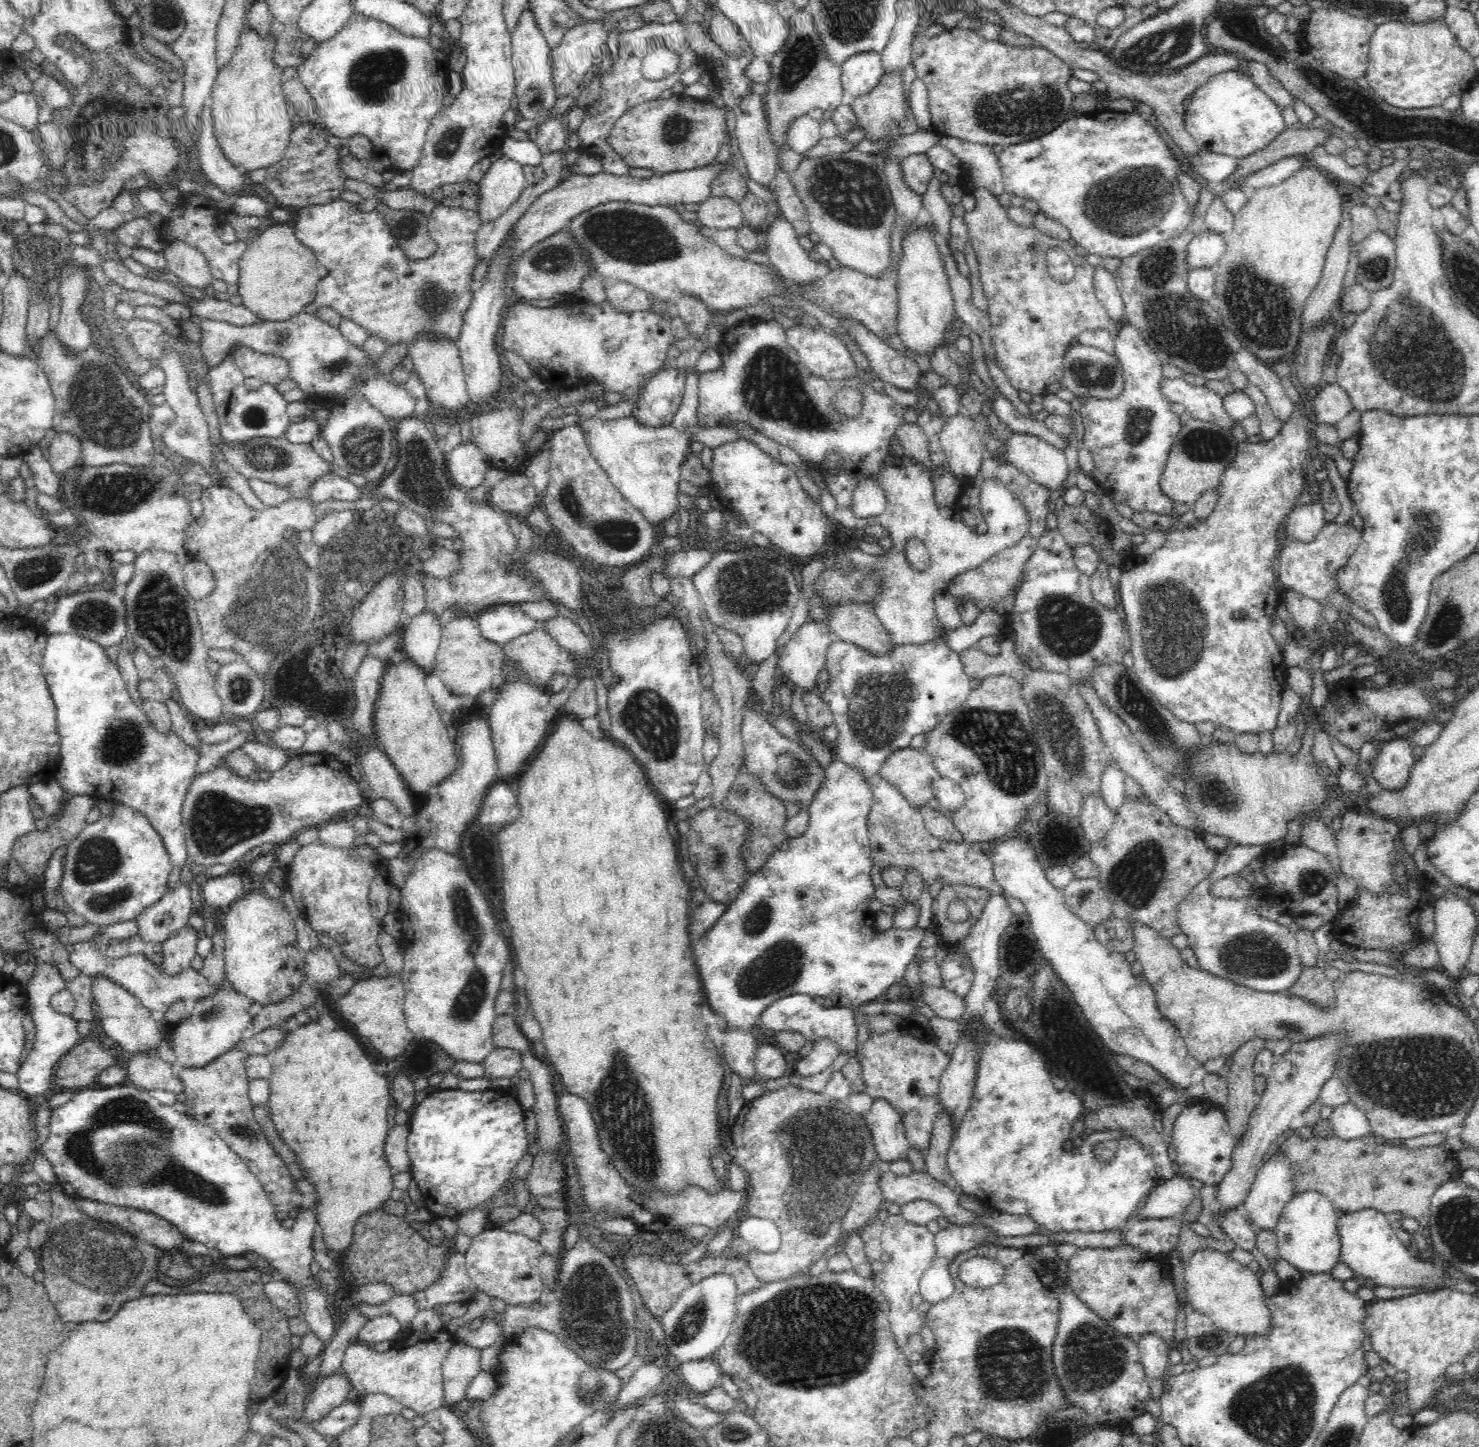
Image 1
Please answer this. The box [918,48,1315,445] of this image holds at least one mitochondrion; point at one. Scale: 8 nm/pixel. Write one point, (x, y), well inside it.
(1178, 327)

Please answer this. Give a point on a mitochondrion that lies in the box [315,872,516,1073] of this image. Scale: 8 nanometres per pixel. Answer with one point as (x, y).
(470, 924)

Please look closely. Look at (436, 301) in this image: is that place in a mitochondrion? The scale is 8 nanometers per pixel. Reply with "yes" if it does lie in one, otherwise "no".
yes

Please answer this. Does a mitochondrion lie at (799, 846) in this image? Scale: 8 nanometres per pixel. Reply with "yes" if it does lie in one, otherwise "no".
no

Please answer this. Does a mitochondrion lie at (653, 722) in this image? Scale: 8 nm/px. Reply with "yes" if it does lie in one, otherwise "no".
yes

